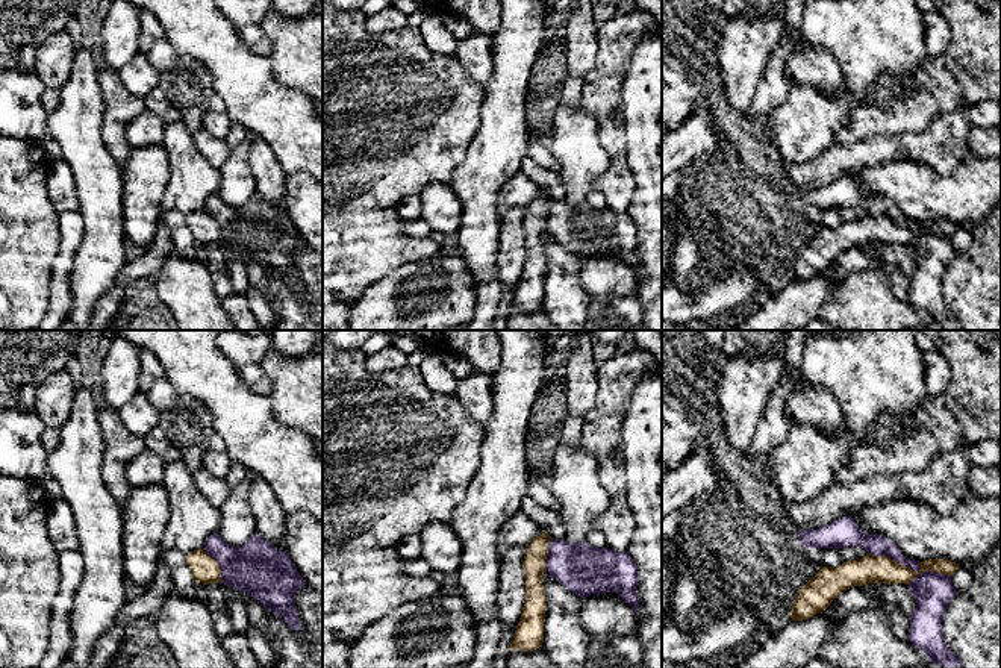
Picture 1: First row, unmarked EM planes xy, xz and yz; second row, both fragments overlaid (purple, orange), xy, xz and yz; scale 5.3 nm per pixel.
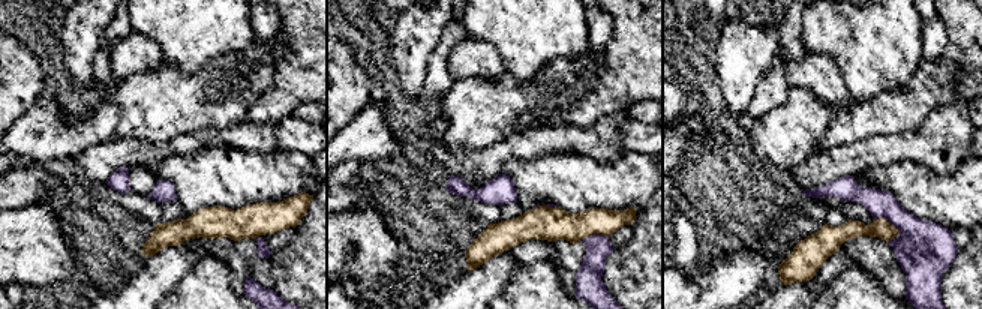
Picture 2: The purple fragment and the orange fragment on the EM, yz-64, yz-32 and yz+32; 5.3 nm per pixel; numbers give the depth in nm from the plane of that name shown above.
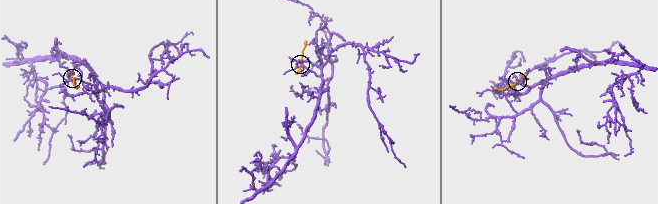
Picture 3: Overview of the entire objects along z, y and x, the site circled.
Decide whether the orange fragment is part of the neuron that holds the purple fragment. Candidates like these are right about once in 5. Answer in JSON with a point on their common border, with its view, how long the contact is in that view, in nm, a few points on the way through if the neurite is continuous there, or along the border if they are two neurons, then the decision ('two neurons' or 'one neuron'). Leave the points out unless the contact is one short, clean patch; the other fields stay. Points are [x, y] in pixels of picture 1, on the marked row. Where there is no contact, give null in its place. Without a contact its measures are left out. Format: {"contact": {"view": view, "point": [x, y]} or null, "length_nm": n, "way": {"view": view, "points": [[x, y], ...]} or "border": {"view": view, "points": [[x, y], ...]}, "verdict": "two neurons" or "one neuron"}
{"contact": {"view": "yz", "point": [909, 567]}, "length_nm": 460, "border": {"view": "yz", "points": [[866, 552], [889, 556], [919, 573], [939, 571], [950, 576]]}, "verdict": "two neurons"}

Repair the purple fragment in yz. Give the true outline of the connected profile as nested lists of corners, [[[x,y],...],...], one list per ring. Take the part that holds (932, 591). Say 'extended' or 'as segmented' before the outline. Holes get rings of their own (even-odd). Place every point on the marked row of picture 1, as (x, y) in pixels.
as segmented; [[[925,571],[907,586],[916,601],[916,609],[910,615],[909,641],[927,653],[928,662],[943,668],[963,668],[962,660],[946,644],[942,630],[945,607],[957,594],[951,576]]]

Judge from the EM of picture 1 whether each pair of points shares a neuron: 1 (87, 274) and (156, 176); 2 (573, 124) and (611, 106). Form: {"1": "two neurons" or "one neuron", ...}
{"1": "two neurons", "2": "two neurons"}

